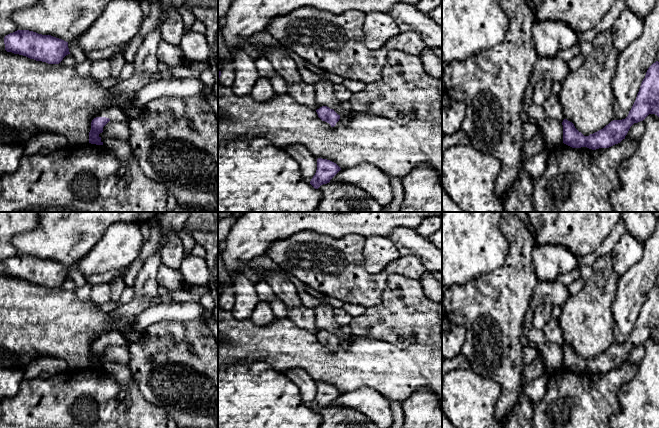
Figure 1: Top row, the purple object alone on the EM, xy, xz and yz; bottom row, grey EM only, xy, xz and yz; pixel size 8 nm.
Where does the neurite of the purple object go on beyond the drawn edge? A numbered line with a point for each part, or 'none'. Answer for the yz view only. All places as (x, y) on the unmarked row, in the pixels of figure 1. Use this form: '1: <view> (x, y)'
none

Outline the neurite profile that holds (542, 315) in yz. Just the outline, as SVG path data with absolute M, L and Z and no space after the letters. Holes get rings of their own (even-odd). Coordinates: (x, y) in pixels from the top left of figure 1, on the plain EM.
M549 303L542 304L534 313L532 325L536 329L542 330L543 327L550 321L553 305Z

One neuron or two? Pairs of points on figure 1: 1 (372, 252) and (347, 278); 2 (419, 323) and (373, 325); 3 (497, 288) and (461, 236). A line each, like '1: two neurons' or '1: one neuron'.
1: two neurons
2: one neuron
3: two neurons

